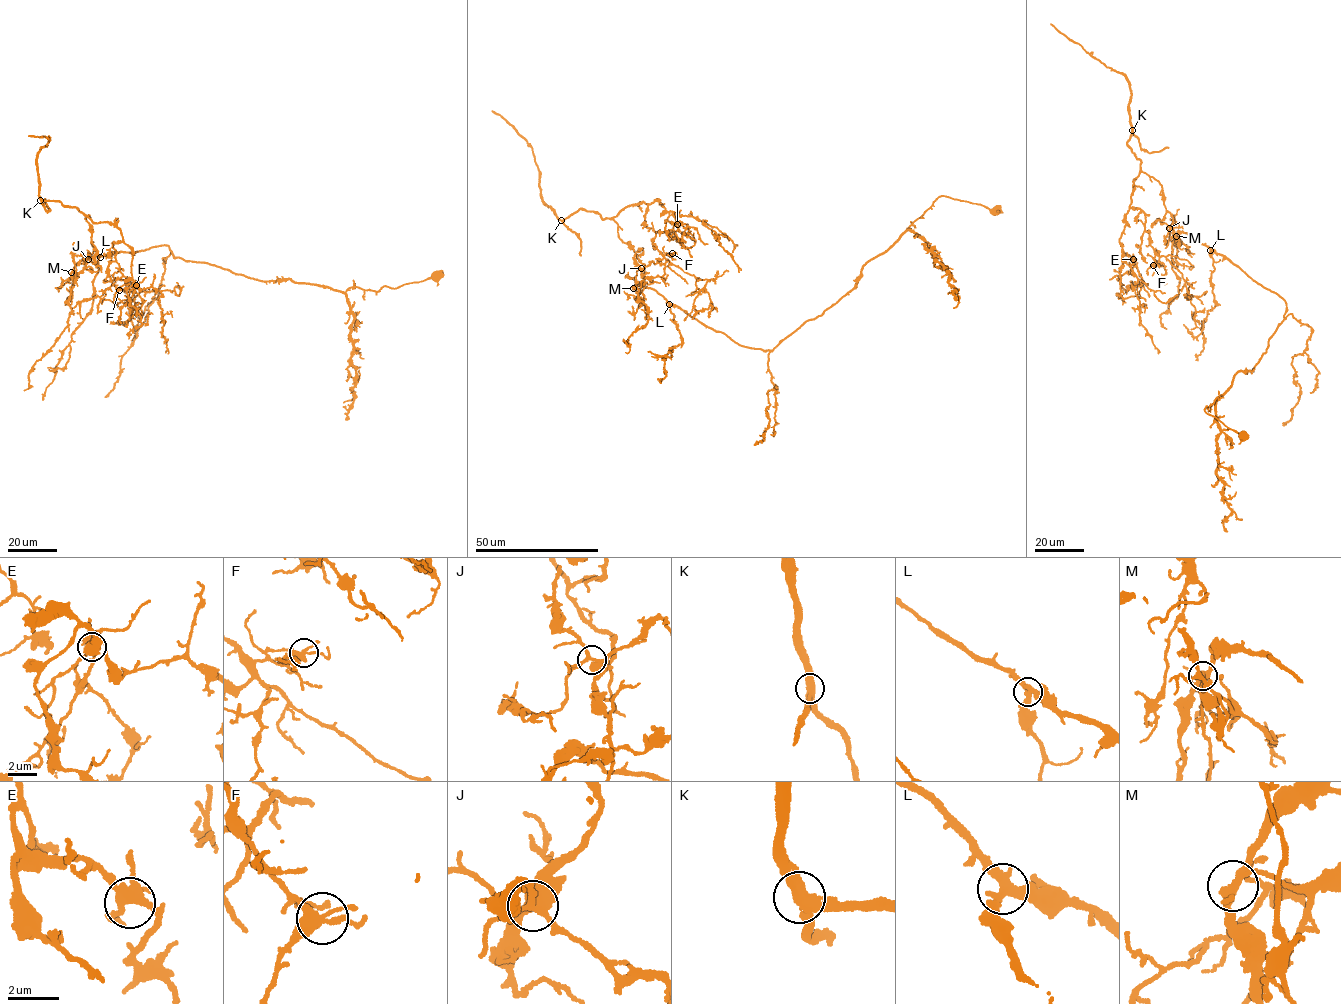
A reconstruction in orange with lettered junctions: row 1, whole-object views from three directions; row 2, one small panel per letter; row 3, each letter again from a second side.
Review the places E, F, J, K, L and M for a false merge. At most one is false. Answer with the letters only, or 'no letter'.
M

